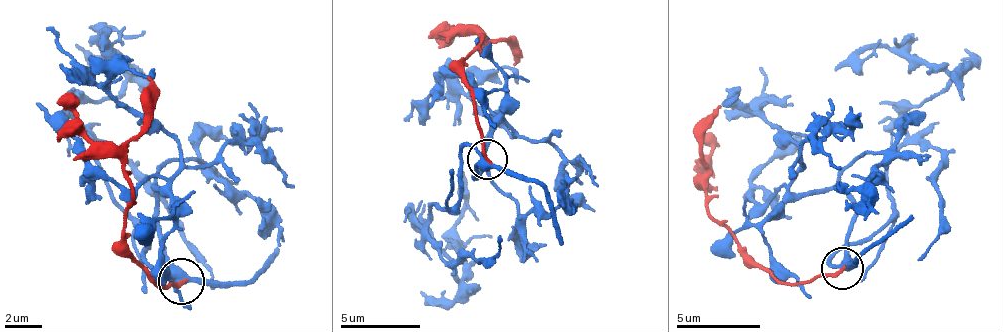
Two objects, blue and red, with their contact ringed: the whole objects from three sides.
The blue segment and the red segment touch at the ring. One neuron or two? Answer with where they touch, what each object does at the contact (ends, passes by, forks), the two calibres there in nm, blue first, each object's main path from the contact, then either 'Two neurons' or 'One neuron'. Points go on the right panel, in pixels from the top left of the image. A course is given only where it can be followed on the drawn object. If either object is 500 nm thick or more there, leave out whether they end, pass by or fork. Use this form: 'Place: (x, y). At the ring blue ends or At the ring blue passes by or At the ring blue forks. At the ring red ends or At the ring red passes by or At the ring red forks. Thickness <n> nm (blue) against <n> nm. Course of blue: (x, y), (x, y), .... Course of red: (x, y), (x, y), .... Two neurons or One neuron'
Place: (842, 268). At the ring blue forks. At the ring red ends. Thickness 360 nm (blue) against 200 nm. Course of blue: (841, 267), (830, 259), (891, 215), (885, 183), (904, 117), (949, 77), (885, 46), (834, 71). Course of red: (841, 267), (806, 282), (774, 280), (709, 212), (705, 165), (711, 145), (705, 135). Two neurons

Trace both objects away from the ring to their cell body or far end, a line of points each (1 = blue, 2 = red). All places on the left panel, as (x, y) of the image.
1: (180, 279), (142, 256), (150, 240), (106, 182), (72, 108), (111, 99), (125, 79), (104, 32), (104, 51)
2: (180, 279), (163, 287), (128, 247), (122, 211), (132, 190), (127, 166), (84, 130), (76, 108), (61, 94)

